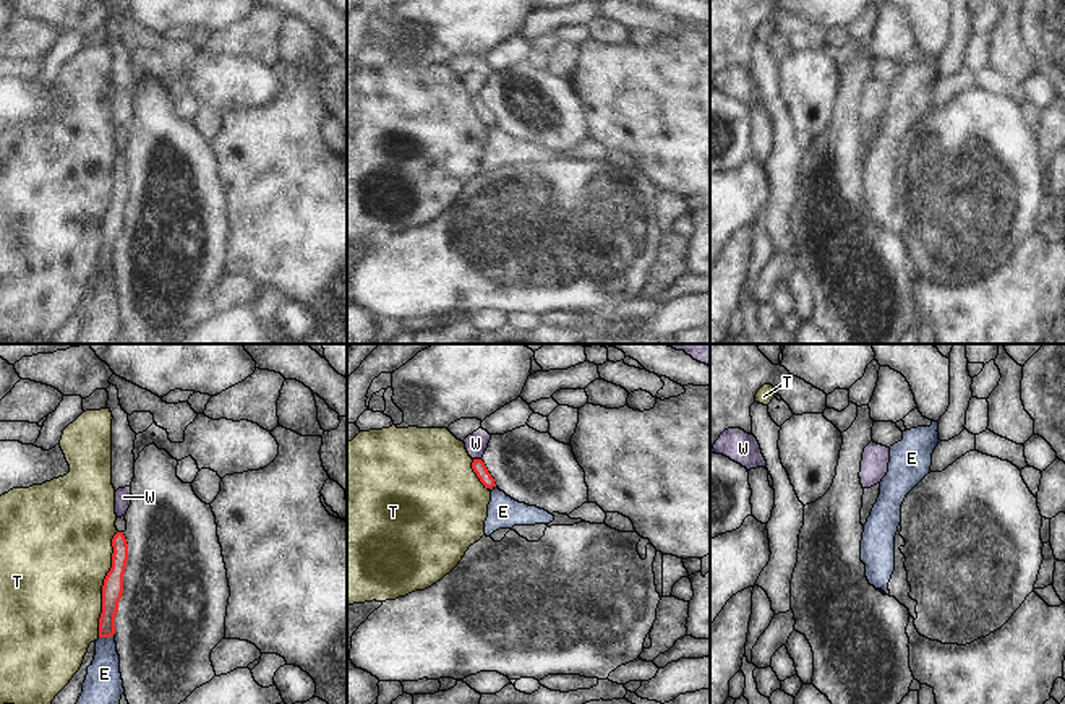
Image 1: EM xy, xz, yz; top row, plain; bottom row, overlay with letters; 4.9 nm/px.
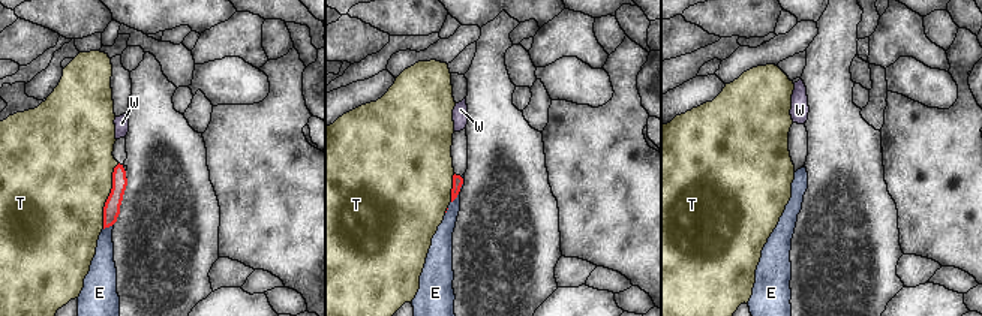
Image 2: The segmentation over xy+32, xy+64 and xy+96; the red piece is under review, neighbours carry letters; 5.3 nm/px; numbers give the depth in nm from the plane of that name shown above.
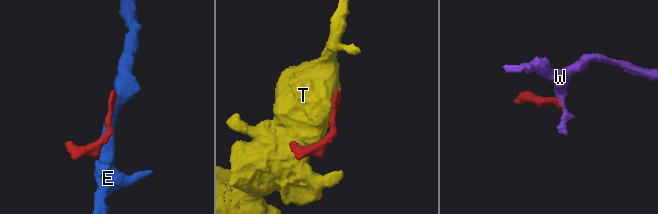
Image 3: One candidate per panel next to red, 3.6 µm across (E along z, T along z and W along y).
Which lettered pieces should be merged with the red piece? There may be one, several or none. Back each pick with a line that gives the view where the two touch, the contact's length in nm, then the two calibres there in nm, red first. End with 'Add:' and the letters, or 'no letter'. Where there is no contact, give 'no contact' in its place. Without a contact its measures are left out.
Add: no letter

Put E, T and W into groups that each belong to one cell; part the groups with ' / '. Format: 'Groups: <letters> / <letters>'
Groups: E / T / W

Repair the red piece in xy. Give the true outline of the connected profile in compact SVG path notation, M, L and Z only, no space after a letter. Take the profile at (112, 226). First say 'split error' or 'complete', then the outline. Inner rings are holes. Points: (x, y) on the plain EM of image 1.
split error | M125 152L115 157L117 170L112 175L112 204L107 209L102 222L102 250L99 255L99 274L110 274L115 271L115 251L118 238L123 230L123 211L128 198L128 180L123 172L126 167Z

